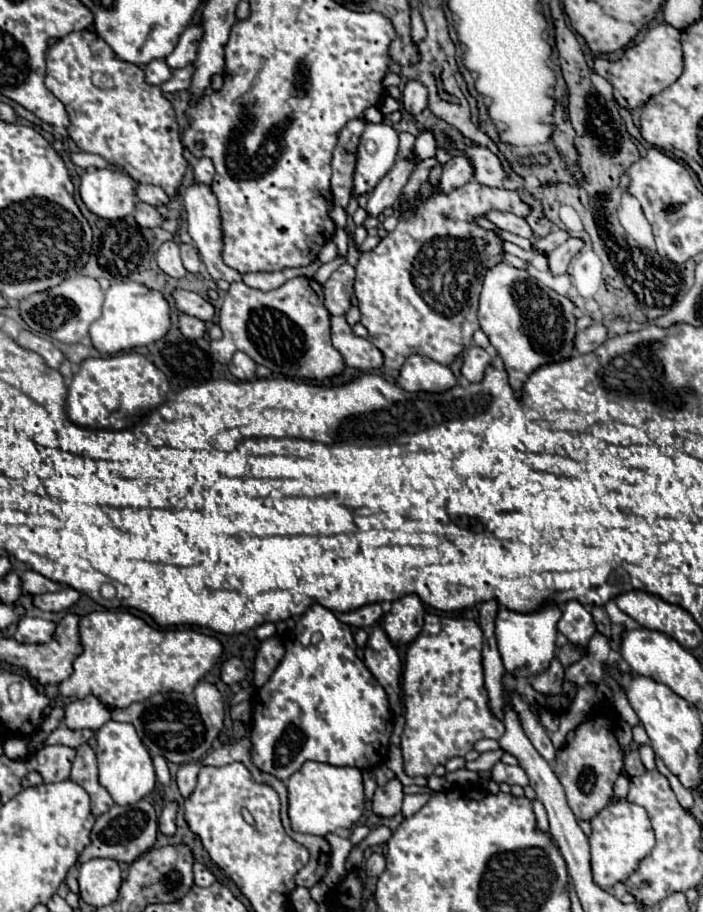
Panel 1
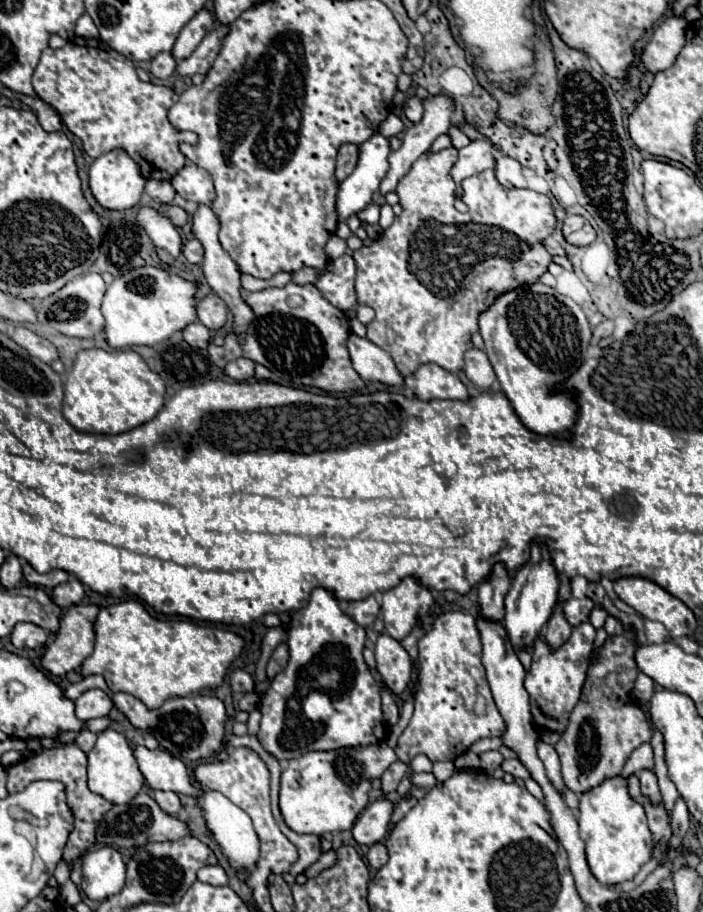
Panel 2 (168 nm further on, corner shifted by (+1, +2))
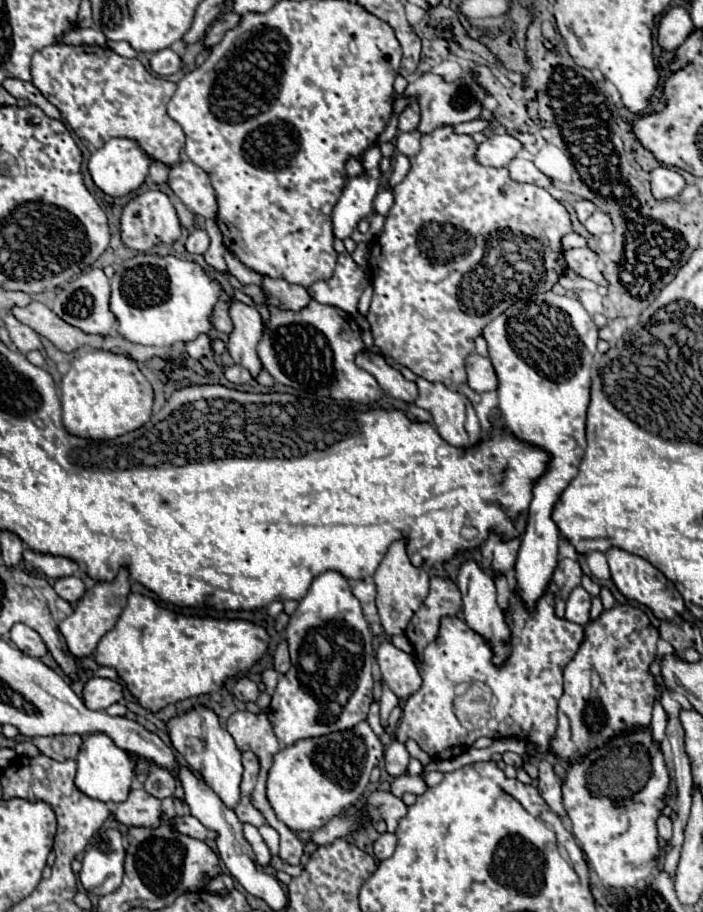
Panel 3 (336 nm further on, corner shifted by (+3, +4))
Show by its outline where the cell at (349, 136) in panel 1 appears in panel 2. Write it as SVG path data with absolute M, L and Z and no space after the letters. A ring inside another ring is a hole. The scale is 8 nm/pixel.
M344 144L338 150L338 158L336 158L336 178L342 182L346 176L350 176L356 168L356 162L358 162L358 146Z

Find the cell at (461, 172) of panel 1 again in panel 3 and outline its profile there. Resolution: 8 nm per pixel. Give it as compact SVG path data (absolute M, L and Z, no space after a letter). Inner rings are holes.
M494 134L488 136L486 142L478 144L476 162L482 166L508 166L520 148L522 144L510 134Z

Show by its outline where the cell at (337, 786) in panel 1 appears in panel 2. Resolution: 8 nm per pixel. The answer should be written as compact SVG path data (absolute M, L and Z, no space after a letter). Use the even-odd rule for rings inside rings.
M386 742L326 752L308 752L288 760L288 766L280 776L280 812L286 826L298 834L316 836L334 830L350 830L358 814L368 804L370 780L380 778L394 760L398 758Z

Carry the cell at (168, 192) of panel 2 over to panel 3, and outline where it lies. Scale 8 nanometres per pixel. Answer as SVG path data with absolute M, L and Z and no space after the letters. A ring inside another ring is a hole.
M152 162L150 164L150 180L154 182L154 184L164 184L166 180L168 180L168 172L170 172L170 168L166 166L166 164L162 164L162 162Z

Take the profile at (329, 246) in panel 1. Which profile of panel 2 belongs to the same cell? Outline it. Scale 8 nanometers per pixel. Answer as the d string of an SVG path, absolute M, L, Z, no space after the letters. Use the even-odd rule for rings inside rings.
M332 234L326 243L325 252L331 260L344 255L347 252L346 241Z

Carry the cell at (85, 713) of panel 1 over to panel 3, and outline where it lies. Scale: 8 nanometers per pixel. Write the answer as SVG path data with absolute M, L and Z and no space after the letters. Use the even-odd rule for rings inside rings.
M90 678L82 690L82 700L90 710L106 710L122 700L122 686L108 678Z

